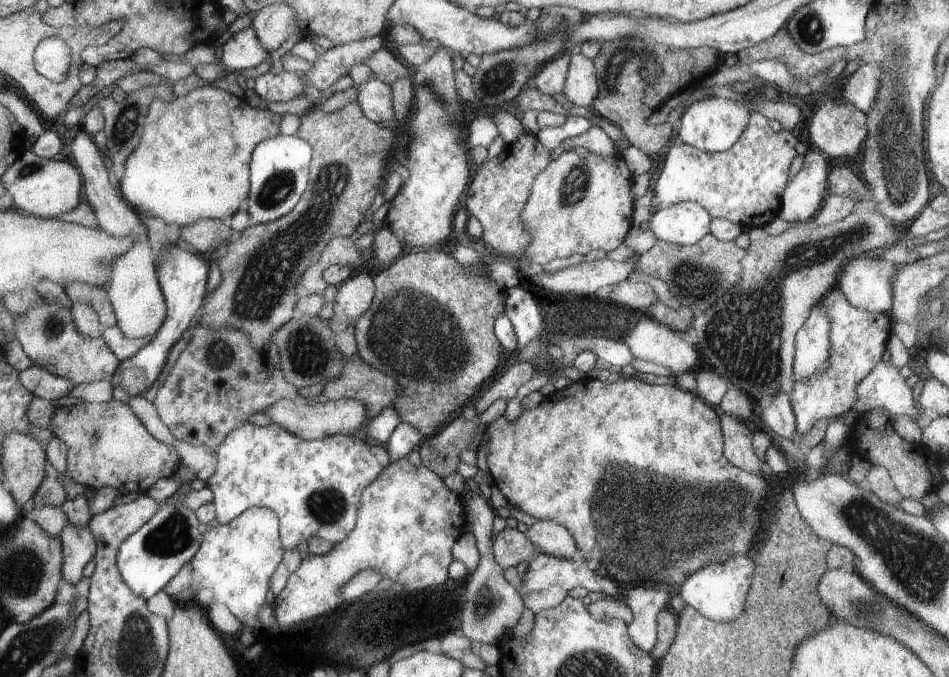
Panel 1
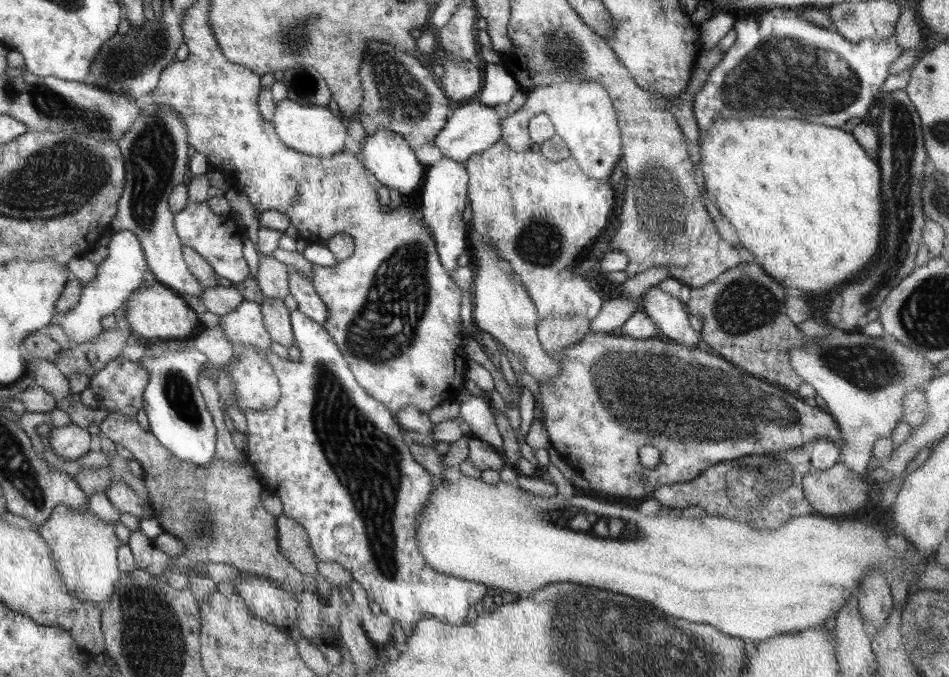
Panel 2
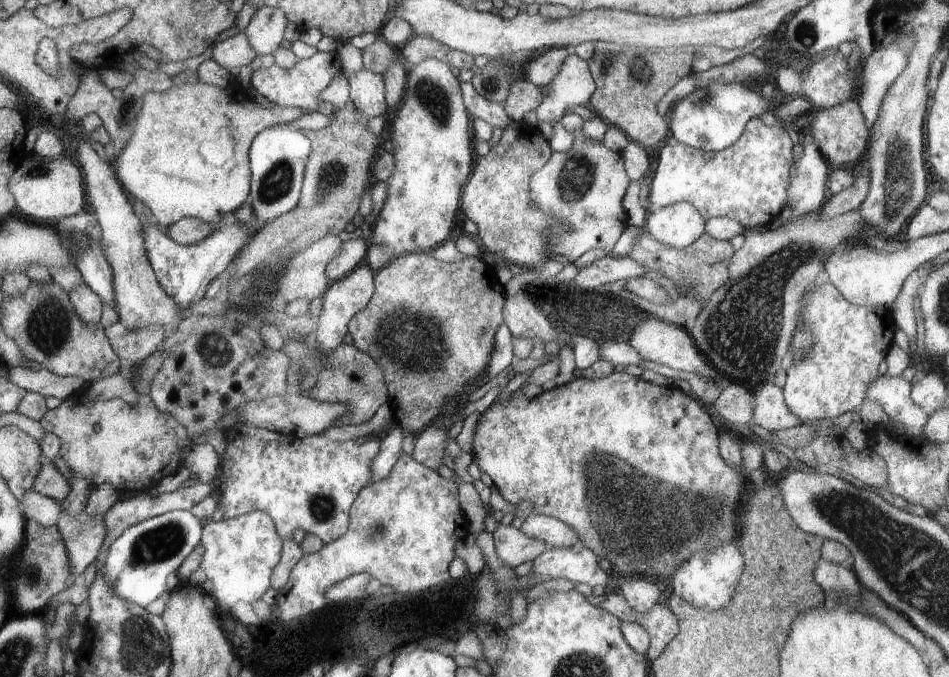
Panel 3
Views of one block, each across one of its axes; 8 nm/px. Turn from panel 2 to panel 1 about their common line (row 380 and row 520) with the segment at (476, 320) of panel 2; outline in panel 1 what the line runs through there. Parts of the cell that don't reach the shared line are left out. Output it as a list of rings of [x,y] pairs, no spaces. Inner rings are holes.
[[[537,520],[533,522],[533,526],[527,528],[525,536],[531,544],[535,544],[537,554],[549,554],[553,558],[571,560],[577,550],[573,536],[557,522]]]

